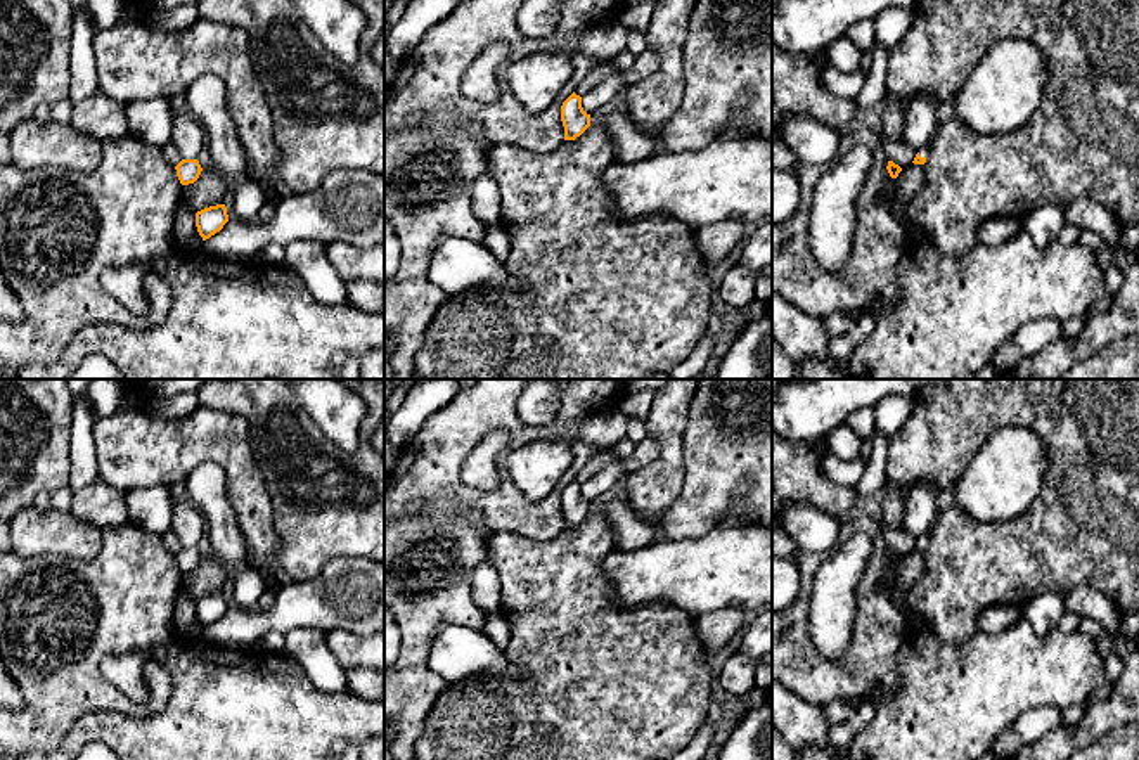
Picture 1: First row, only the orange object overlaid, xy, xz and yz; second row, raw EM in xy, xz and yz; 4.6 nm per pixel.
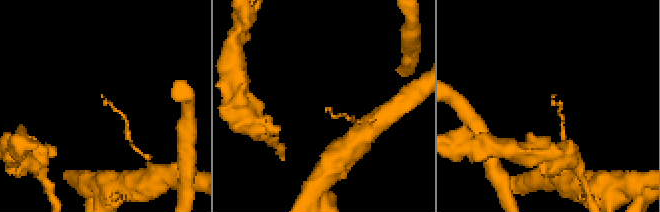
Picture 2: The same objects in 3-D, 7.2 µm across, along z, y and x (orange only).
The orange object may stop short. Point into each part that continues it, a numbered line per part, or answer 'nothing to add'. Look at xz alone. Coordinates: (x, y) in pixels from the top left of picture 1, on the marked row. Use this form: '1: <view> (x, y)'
nothing to add

